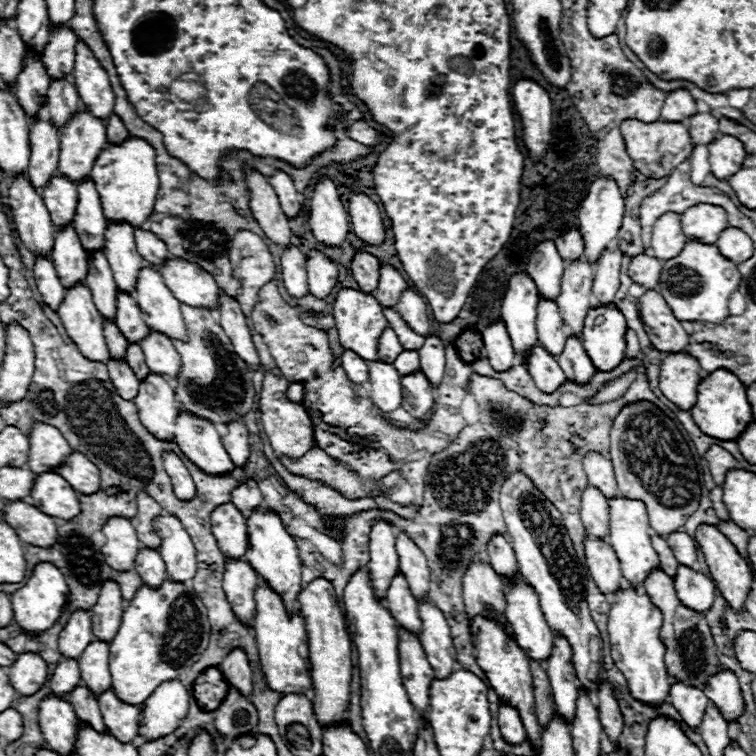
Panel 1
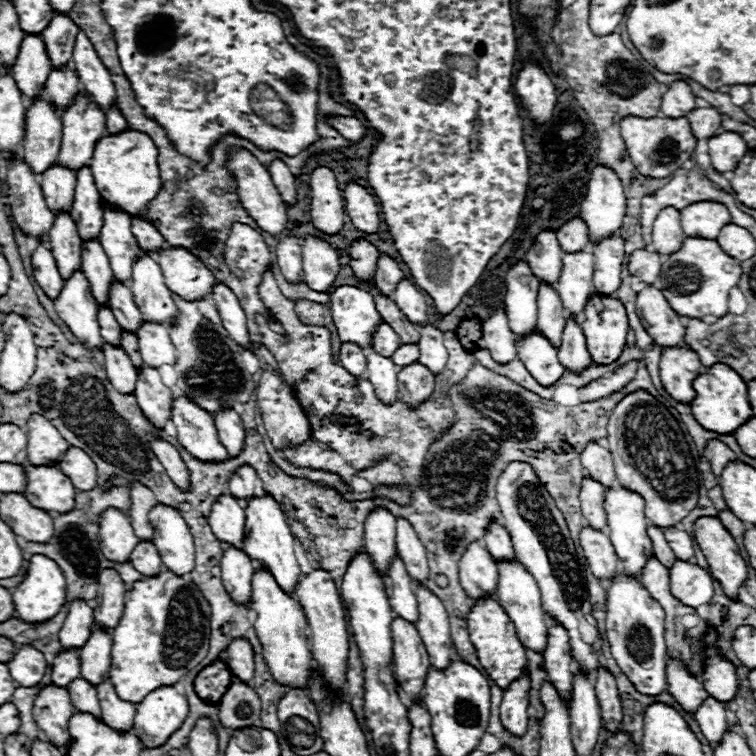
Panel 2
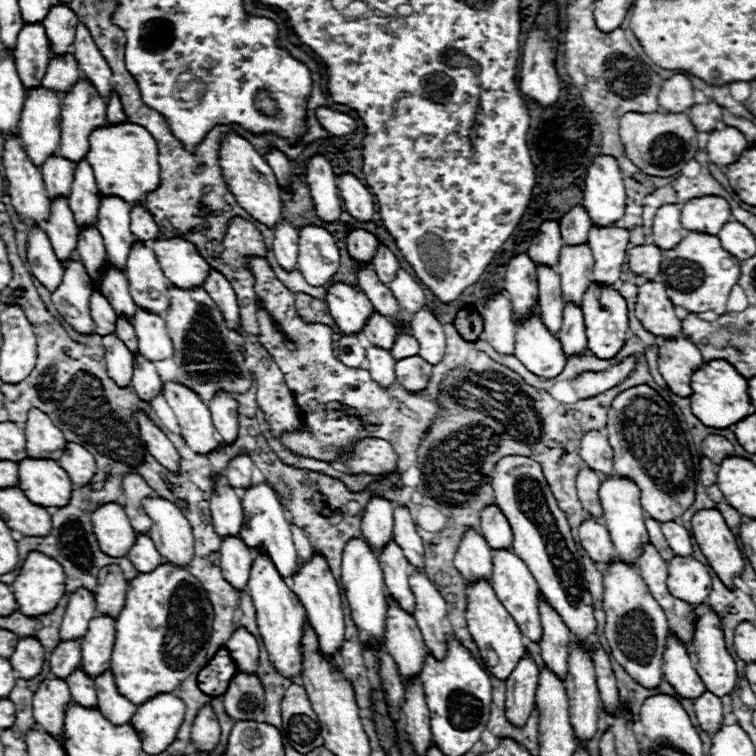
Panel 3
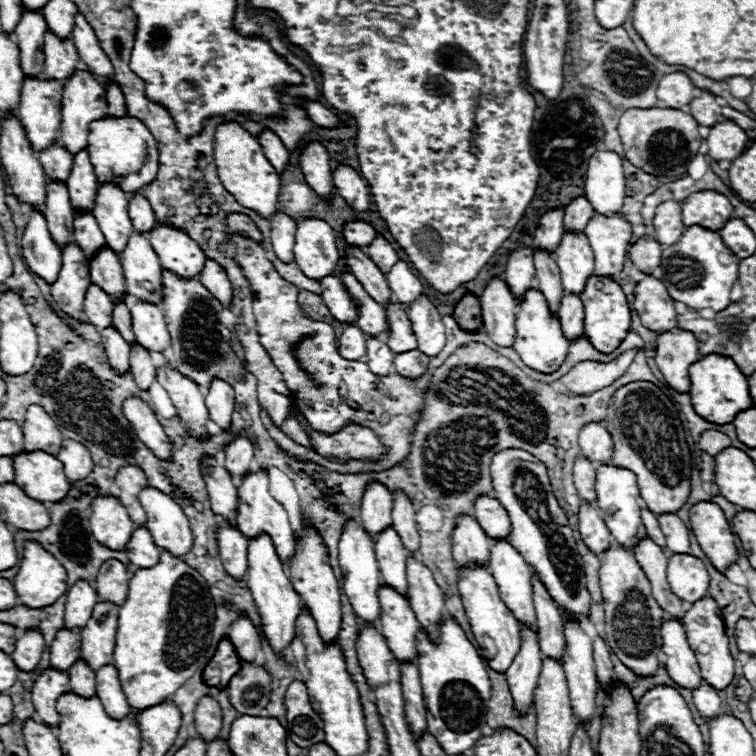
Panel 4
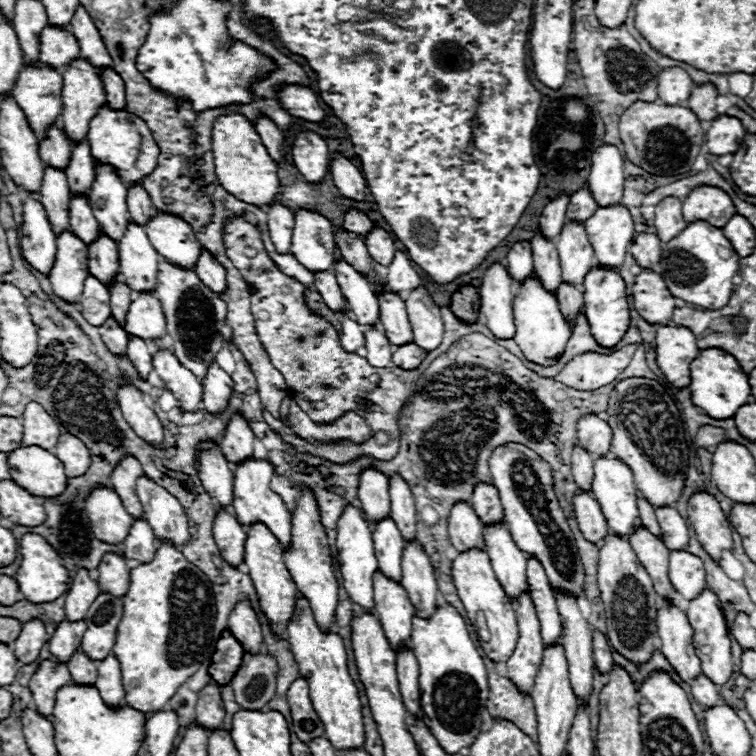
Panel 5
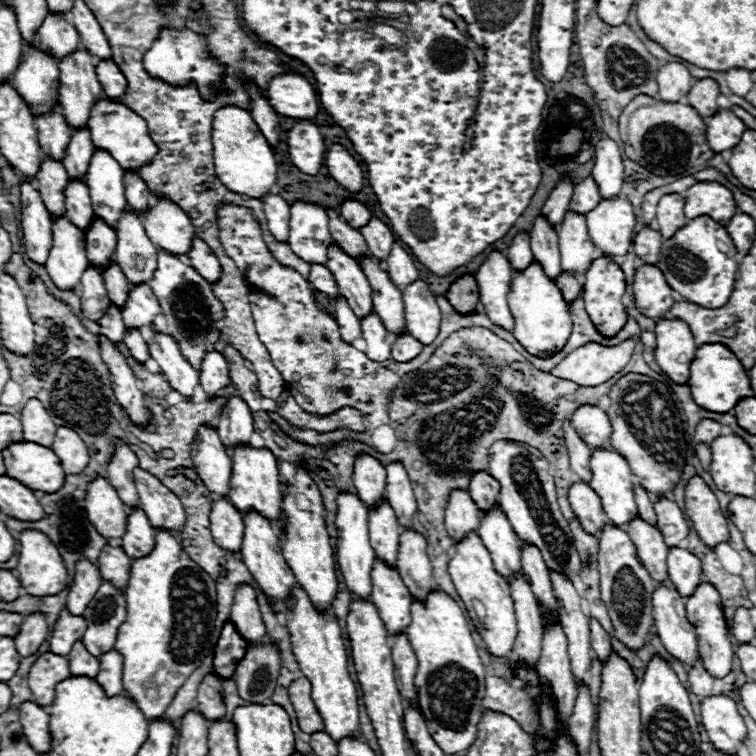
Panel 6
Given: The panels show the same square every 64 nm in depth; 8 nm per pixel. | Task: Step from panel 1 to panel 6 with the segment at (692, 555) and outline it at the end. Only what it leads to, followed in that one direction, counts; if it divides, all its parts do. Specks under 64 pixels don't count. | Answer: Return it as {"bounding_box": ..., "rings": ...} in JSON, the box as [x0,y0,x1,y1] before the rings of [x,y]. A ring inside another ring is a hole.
{"bounding_box":[654,496,688,546],"rings":[[[658,496],[654,502],[654,508],[656,508],[658,528],[664,536],[664,542],[668,546],[680,546],[682,540],[688,536],[688,522],[682,516],[680,506],[668,500],[666,496]]]}

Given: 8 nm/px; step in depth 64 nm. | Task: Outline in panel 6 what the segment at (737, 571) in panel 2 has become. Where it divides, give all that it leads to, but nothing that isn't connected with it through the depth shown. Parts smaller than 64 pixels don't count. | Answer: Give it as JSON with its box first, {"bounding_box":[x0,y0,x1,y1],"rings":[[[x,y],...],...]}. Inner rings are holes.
{"bounding_box":[684,476,728,548],"rings":[[[692,476],[688,480],[684,500],[686,514],[704,544],[714,548],[718,542],[728,542],[728,520],[720,510],[718,498],[700,476]]]}

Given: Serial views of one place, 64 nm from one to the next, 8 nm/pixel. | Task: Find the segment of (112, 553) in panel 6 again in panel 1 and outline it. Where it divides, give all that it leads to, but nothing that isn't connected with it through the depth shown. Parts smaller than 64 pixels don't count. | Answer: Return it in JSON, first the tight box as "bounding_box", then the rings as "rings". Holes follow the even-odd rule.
{"bounding_box":[92,580,126,642],"rings":[[[106,580],[98,602],[92,606],[92,630],[96,640],[112,642],[116,630],[120,628],[124,606],[126,602],[122,600],[122,592],[116,580]]]}

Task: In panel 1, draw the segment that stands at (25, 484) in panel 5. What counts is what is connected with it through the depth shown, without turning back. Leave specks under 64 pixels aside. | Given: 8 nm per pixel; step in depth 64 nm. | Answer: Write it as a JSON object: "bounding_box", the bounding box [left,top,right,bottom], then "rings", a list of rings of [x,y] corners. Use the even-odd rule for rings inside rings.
{"bounding_box":[28,472,80,520],"rings":[[[58,472],[36,474],[28,502],[50,516],[58,516],[64,520],[80,512],[76,490]]]}

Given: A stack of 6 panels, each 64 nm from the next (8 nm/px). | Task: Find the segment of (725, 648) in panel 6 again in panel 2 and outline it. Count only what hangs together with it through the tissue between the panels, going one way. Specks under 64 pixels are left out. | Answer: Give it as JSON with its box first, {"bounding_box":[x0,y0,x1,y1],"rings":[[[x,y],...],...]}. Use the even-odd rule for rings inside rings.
{"bounding_box":[702,626,738,702],"rings":[[[708,626],[706,644],[708,644],[708,660],[704,662],[702,684],[710,696],[714,696],[720,702],[728,702],[734,698],[734,694],[738,690],[736,666],[716,652],[718,634],[712,626]]]}

